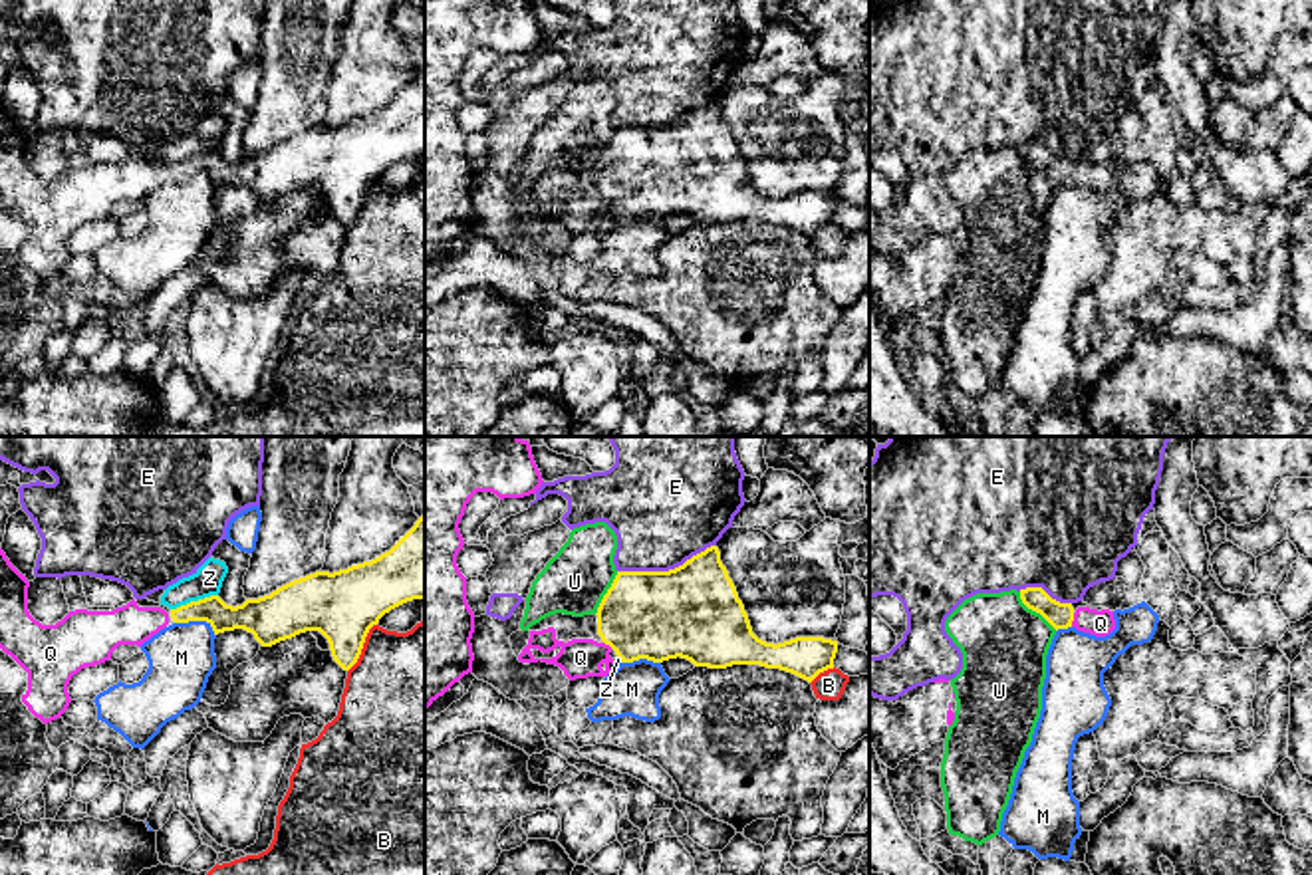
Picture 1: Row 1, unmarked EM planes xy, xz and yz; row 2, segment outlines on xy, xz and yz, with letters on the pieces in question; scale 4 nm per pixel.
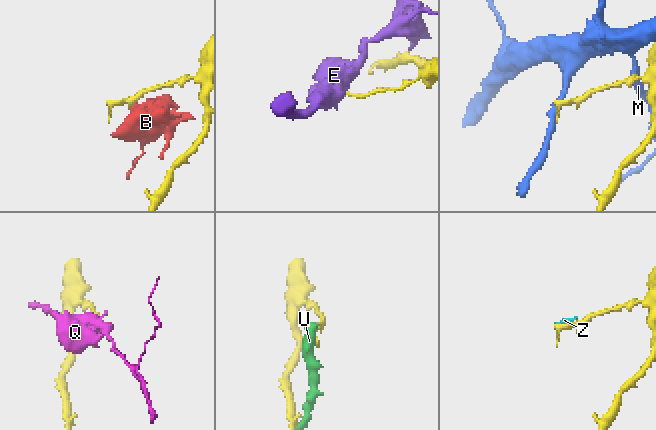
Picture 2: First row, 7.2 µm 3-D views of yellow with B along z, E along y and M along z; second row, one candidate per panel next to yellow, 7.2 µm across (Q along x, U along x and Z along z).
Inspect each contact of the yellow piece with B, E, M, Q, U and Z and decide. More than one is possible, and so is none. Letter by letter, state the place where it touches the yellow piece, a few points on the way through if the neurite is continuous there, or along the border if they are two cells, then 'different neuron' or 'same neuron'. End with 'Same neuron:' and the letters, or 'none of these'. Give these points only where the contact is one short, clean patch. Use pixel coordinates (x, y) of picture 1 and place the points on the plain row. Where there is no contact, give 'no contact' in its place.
B: meets yellow in xy at (362, 203); border along xy (376, 179), (366, 193), (358, 217), (348, 227); different neuron
E: meets yellow in xz at (665, 127); different neuron
M: meets yellow in xy at (197, 175); different neuron
Q: meets yellow in yz at (1072, 175); runs through yz (1060, 171), (1072, 175), (1100, 179); same neuron
U: meets yellow in yz at (1035, 165); different neuron
Z: meets yellow in xy at (193, 157); different neuron
Same neuron: Q

